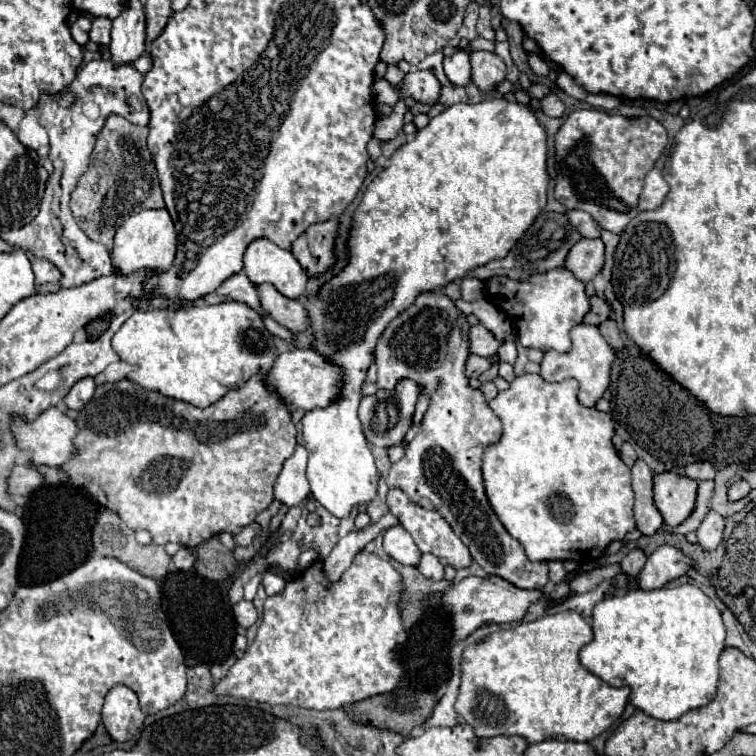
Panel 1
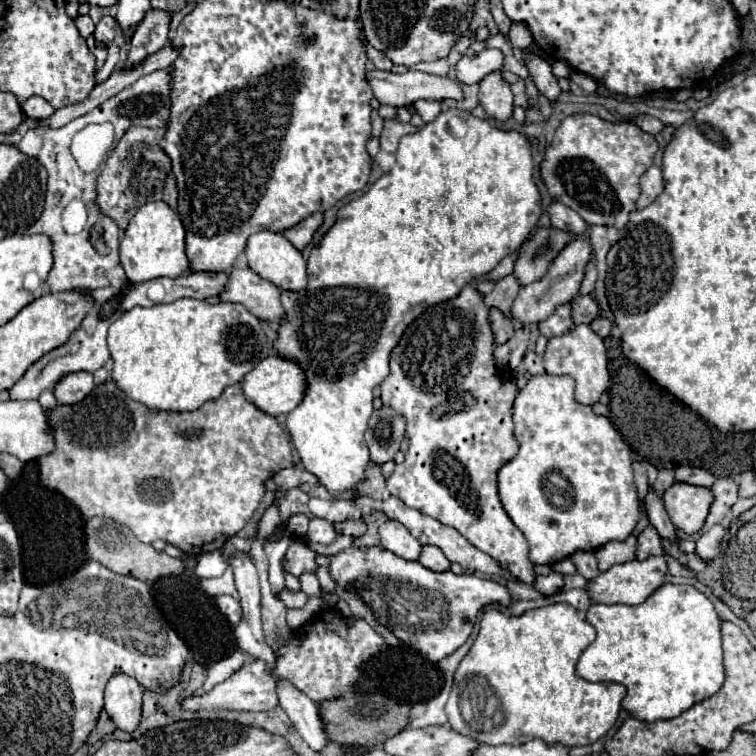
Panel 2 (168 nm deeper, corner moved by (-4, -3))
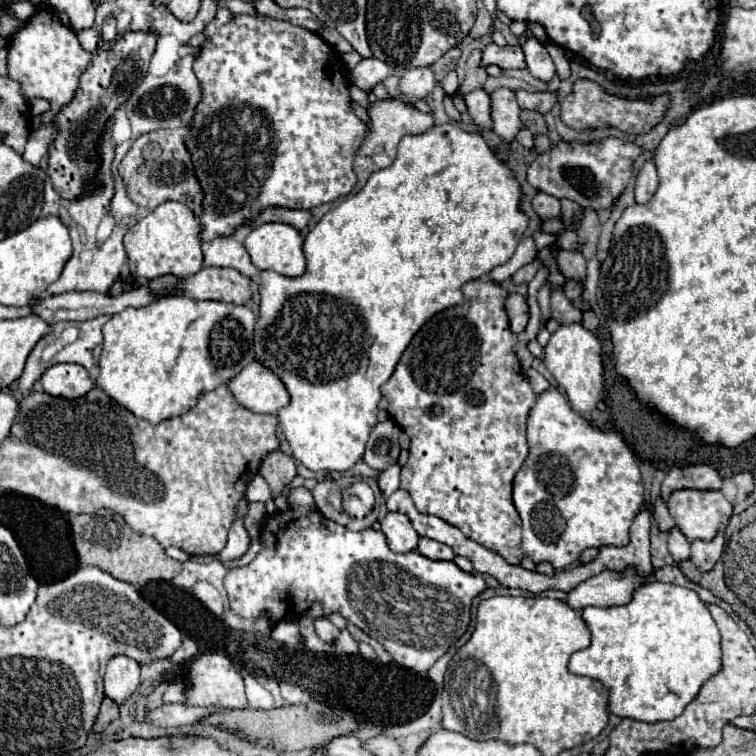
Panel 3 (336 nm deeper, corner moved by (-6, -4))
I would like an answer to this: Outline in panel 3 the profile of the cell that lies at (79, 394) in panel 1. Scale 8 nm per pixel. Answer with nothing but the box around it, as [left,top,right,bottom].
[40,363,94,399]

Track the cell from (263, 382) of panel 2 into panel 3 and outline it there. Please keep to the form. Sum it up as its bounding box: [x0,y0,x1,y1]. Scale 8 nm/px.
[228,361,290,415]

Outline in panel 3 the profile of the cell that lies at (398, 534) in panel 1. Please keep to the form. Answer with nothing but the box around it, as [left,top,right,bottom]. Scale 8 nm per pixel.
[380,513,420,553]

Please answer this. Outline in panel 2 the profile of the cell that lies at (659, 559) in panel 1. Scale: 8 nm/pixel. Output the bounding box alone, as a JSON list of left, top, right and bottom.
[586,556,666,604]

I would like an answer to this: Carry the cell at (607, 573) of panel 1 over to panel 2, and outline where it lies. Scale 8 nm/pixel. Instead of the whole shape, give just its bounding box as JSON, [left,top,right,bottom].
[572,552,600,580]

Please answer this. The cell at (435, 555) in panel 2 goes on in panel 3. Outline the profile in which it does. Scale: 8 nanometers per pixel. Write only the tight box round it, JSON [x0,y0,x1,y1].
[416,537,454,561]

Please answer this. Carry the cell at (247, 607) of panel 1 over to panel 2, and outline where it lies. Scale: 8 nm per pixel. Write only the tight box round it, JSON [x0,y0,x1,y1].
[214,596,240,626]

